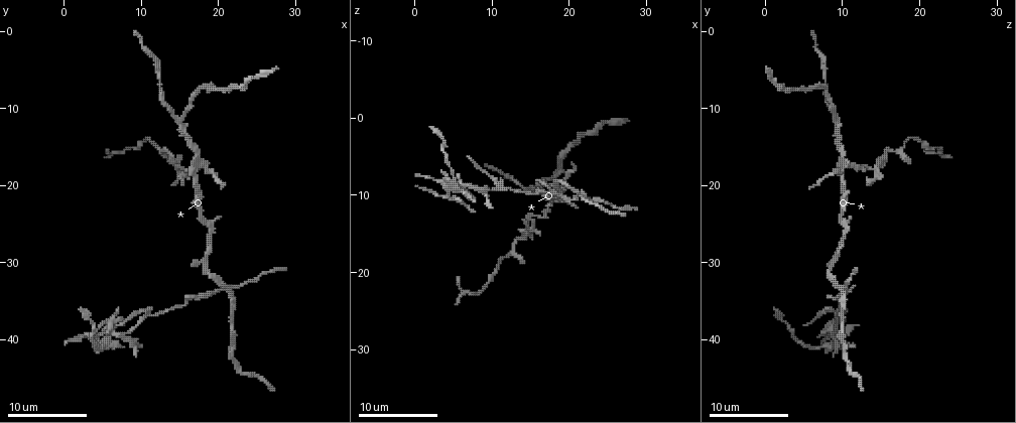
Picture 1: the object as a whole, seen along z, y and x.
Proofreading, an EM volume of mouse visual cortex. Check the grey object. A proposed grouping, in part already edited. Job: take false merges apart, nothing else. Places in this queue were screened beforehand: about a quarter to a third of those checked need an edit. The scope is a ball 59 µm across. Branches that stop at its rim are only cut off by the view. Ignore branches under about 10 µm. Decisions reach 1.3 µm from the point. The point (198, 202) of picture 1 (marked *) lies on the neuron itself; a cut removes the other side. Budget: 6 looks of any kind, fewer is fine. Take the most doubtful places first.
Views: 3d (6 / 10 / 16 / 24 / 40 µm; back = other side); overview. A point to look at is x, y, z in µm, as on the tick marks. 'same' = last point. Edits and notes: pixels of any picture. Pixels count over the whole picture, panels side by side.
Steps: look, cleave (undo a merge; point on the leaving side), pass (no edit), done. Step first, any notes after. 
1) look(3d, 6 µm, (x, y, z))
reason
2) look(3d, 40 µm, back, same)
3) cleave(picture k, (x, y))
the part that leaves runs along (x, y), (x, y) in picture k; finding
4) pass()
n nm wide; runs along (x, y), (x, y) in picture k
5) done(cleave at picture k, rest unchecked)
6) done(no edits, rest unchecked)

look(3d, 10 µm, (21.6, 33.4, 10.0))

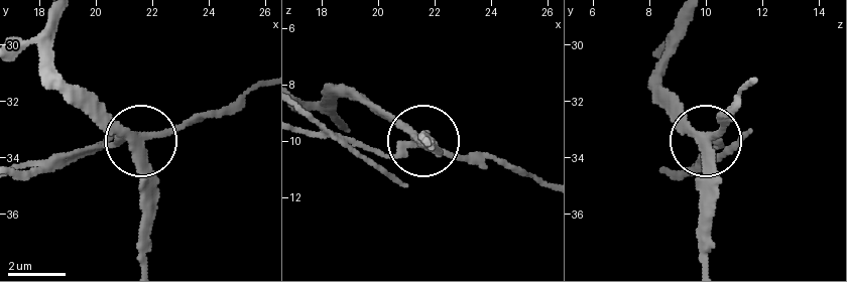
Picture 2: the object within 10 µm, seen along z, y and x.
look(3d, 6 µm, (21.5, 33.5, 10.1))

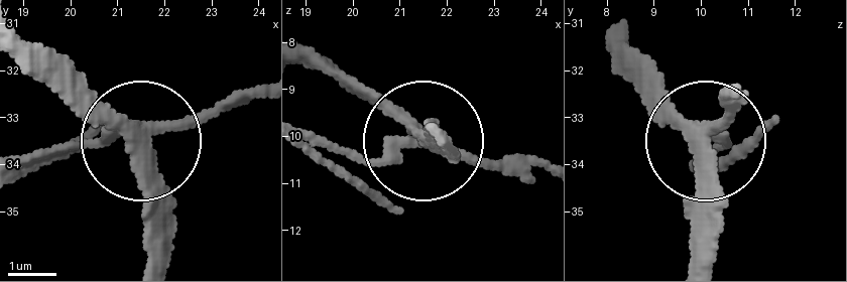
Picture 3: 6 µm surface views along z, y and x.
cleave(picture 3, (72, 145))
4 arms; the part that leaves runs along (131, 130), (26, 158) in picture 3; two neurons meet here

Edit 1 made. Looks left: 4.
look(overview)

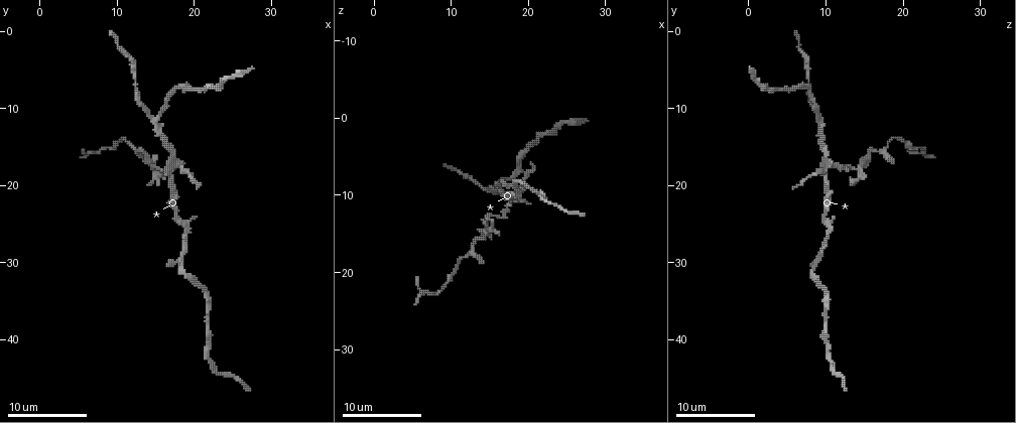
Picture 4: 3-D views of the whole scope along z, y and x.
look(3d, 6 µm, (18.0, 17.0, 10.8))
three arms meet

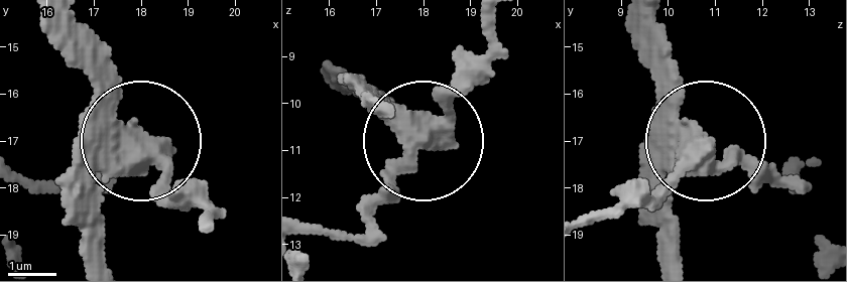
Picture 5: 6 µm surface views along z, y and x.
cleave(picture 5, (170, 169))
two neurons meet here

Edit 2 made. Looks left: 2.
look(overview)
redraw

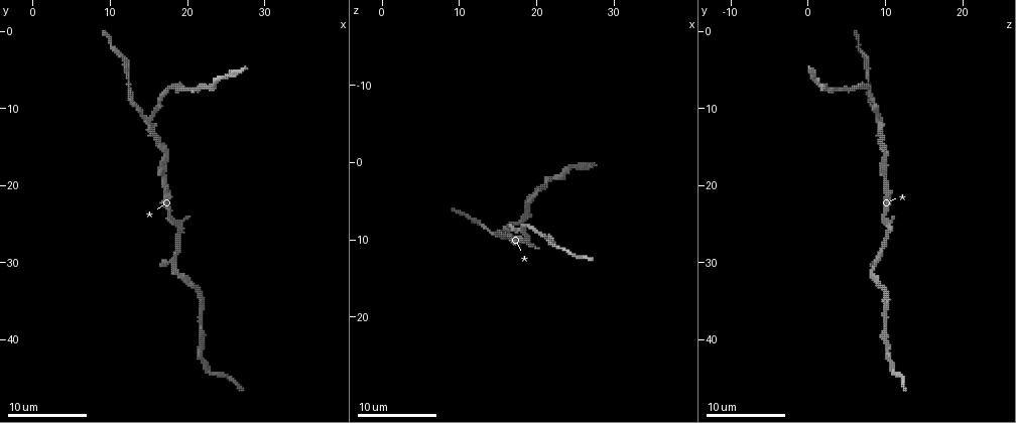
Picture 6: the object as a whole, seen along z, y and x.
look(3d, 6 µm, (15.0, 11.6, 9.0))
a fork

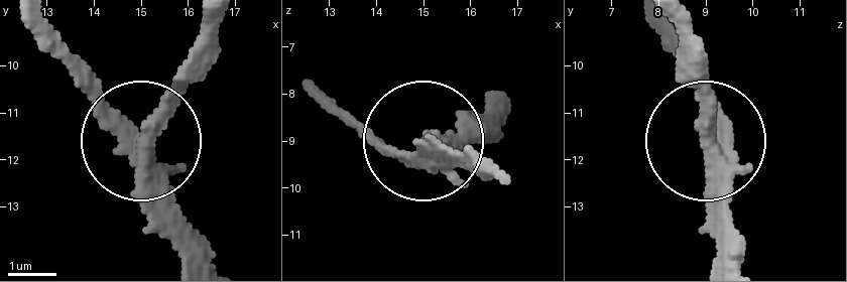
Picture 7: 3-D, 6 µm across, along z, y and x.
pass()
300 nm wide; runs along (212, 257), (163, 161), (59, 56) in picture 7; all the same neuron

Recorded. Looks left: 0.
done(cleave at picture 3, cleave at picture 5, rest unchecked)

